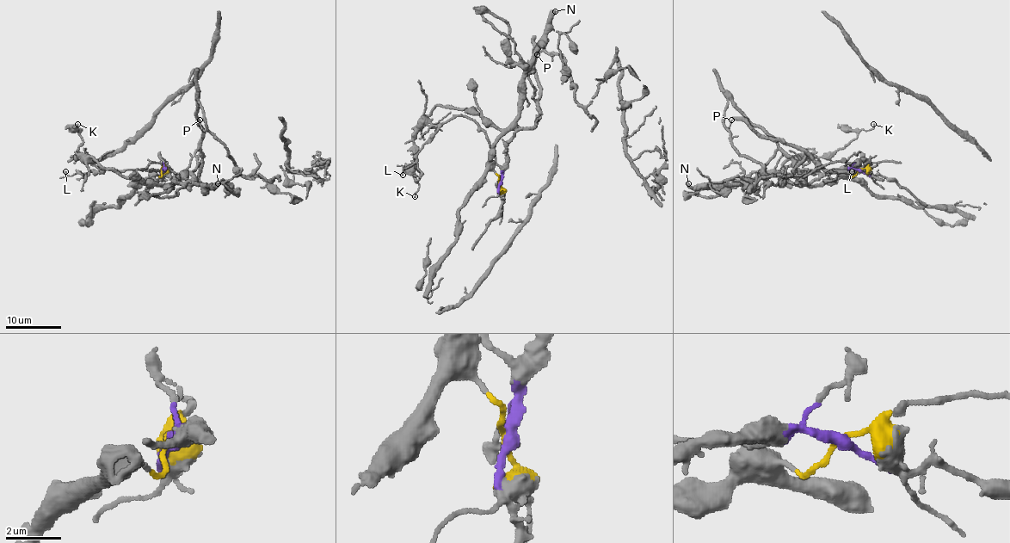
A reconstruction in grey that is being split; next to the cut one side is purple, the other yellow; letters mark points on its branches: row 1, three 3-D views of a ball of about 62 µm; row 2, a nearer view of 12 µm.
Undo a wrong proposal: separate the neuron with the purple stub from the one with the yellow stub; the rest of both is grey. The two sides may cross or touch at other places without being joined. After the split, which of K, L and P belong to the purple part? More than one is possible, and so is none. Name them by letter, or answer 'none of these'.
L, P

